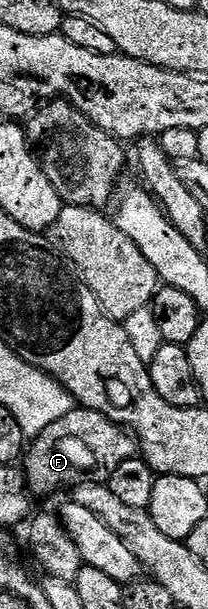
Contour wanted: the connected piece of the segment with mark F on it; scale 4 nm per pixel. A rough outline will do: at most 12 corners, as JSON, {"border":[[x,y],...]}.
{"border":[[75,406],[30,441],[39,497],[107,484],[136,456],[130,431]]}

